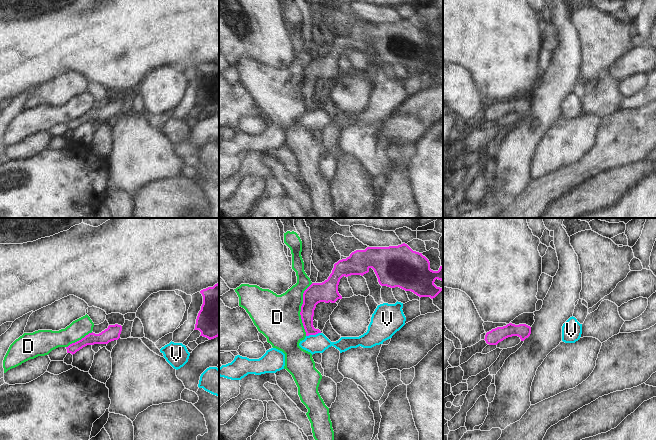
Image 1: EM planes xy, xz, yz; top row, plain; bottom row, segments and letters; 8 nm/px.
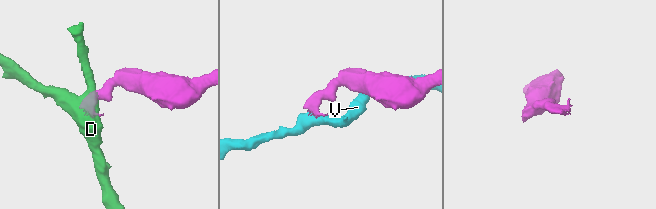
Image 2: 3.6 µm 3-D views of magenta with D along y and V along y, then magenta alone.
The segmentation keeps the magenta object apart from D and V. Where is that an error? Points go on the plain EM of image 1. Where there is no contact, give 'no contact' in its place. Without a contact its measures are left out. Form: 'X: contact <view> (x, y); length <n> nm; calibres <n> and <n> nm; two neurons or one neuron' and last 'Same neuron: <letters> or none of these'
D: contact xz (301, 85); length 420 nm; calibres 160 and 360 nm; two neurons
V: contact xz (313, 110); length 120 nm; calibres 110 and 150 nm; one neuron
Same neuron: V

